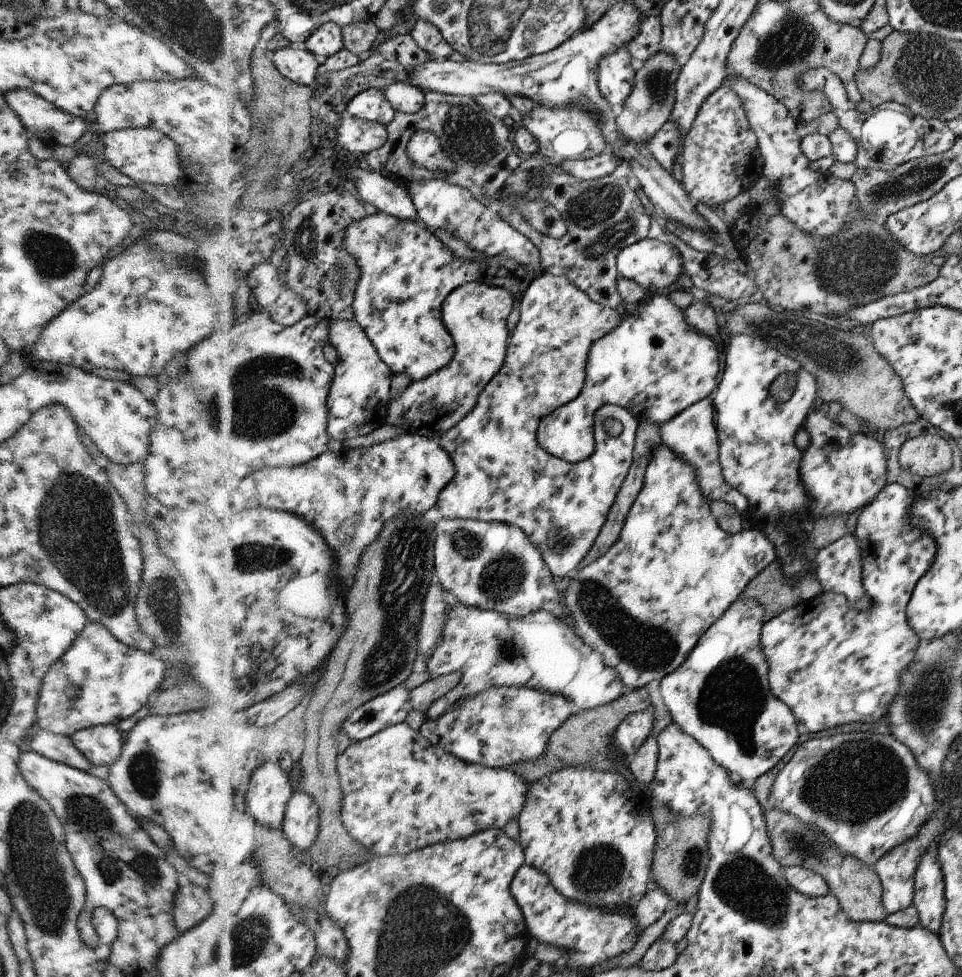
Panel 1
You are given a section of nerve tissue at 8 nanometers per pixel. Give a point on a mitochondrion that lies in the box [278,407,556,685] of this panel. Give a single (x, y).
(503, 574)

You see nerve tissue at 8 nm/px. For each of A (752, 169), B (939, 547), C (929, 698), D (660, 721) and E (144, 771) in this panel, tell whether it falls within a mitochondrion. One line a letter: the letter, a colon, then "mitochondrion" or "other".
A: other
B: other
C: mitochondrion
D: other
E: mitochondrion

